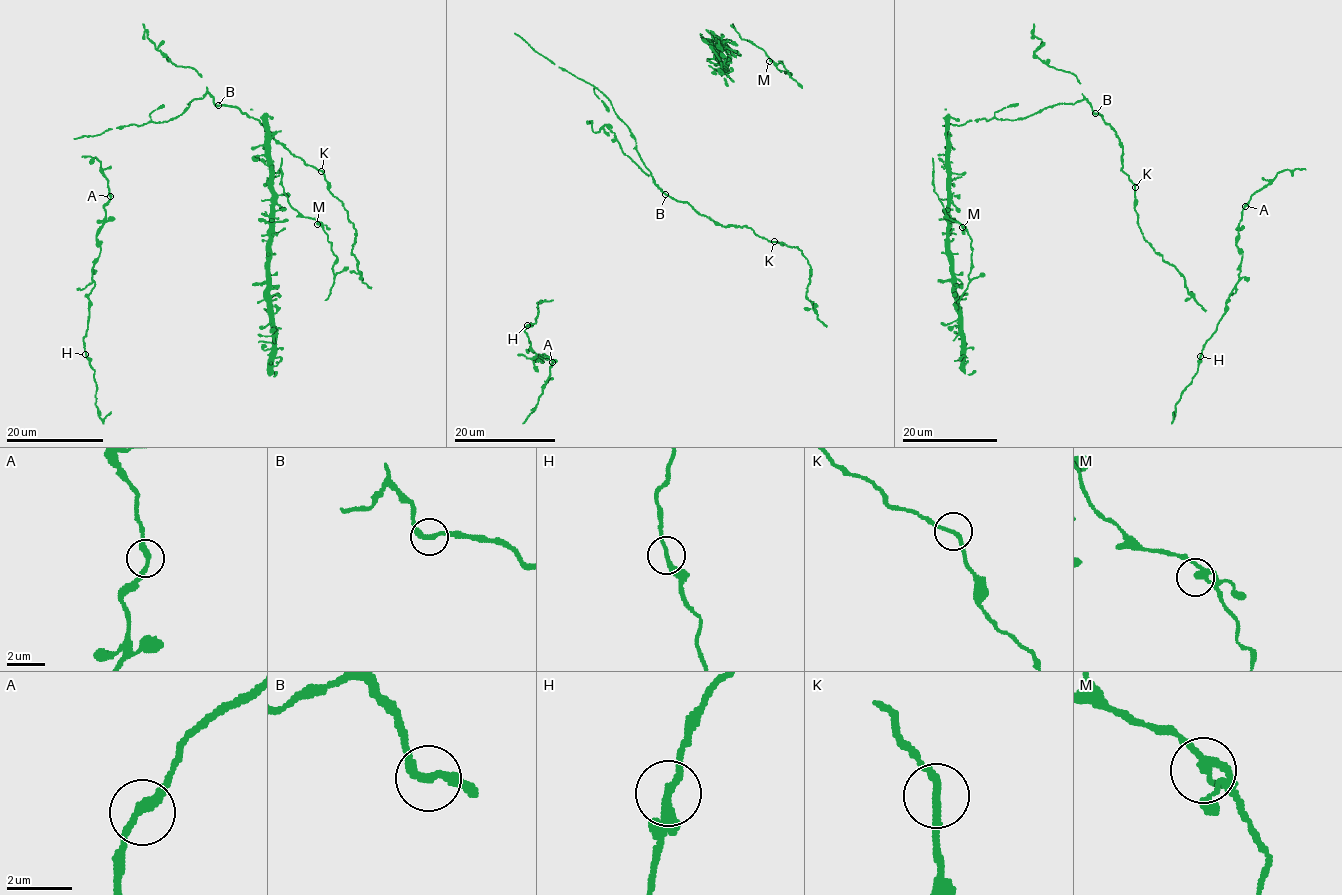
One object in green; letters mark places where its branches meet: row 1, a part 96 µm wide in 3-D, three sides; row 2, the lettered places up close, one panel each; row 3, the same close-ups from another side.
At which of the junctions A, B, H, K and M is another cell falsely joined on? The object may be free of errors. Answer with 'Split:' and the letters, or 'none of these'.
Split: none of these

